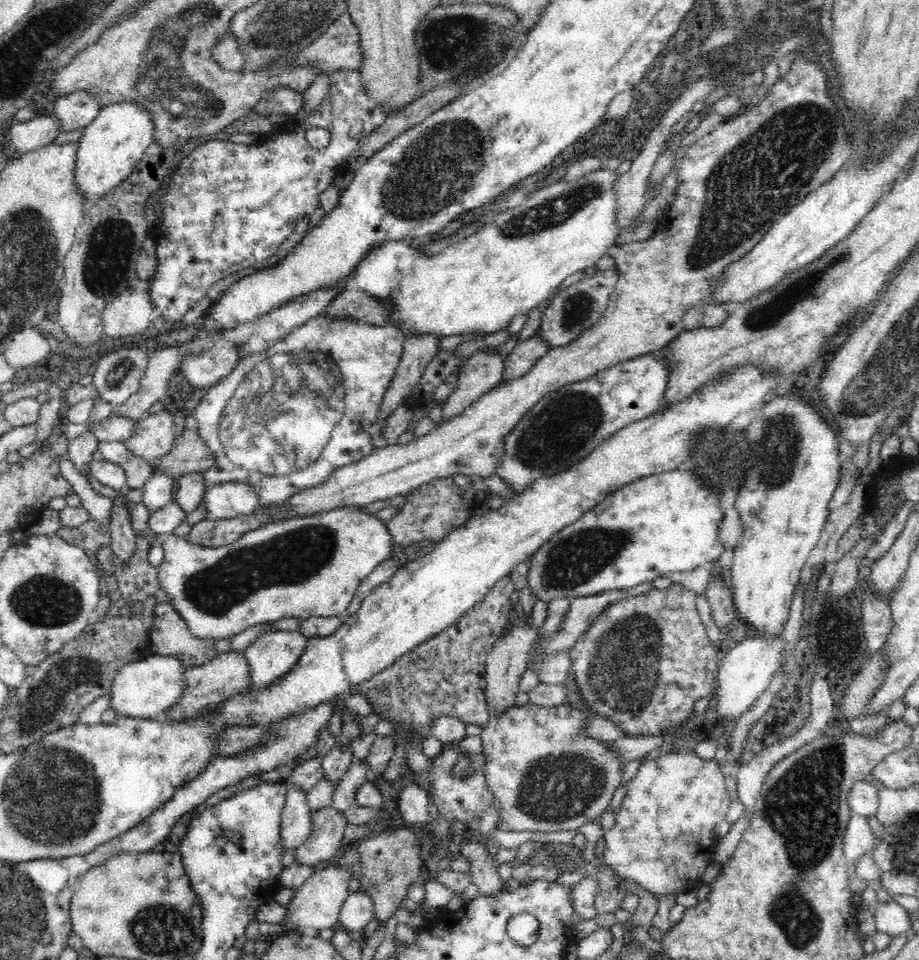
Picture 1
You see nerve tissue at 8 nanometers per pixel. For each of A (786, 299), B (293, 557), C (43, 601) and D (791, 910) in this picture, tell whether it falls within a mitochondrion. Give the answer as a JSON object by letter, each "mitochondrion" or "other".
{"A":"mitochondrion","B":"mitochondrion","C":"mitochondrion","D":"mitochondrion"}

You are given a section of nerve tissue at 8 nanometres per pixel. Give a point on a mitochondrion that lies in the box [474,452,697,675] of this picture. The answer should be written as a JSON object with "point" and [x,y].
{"point":[569,563]}

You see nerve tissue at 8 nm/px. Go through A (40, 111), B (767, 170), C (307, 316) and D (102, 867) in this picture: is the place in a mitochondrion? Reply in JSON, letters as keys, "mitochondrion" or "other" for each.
{"A":"other","B":"mitochondrion","C":"other","D":"other"}

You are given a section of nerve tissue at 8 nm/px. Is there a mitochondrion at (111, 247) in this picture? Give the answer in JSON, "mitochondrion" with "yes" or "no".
{"mitochondrion":"yes"}

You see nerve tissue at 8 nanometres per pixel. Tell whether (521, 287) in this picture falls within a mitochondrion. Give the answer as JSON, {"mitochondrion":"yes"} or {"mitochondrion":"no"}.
{"mitochondrion":"no"}

